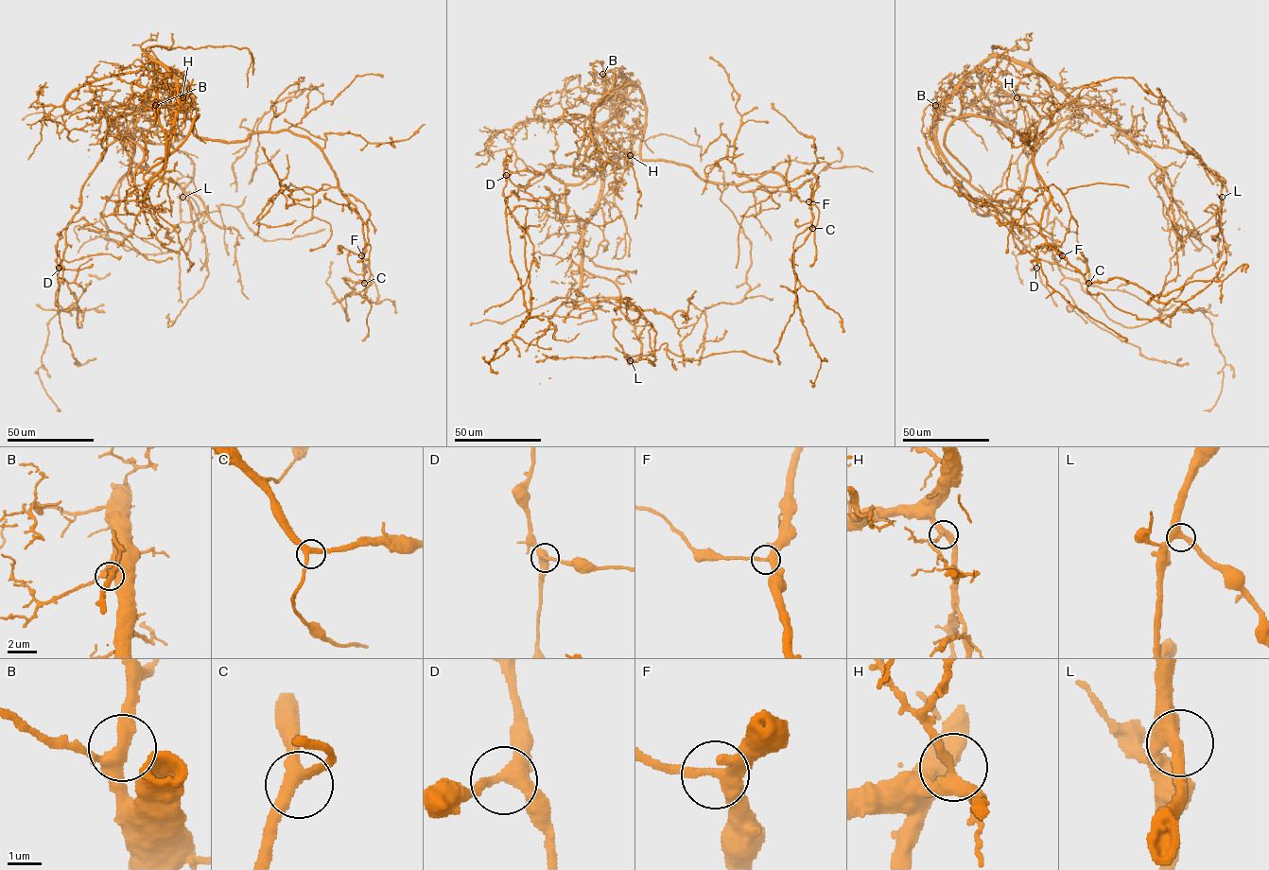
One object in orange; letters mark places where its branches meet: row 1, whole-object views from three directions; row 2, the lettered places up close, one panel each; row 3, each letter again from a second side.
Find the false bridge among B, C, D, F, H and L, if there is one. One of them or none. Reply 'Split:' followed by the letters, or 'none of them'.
Split: none of them

